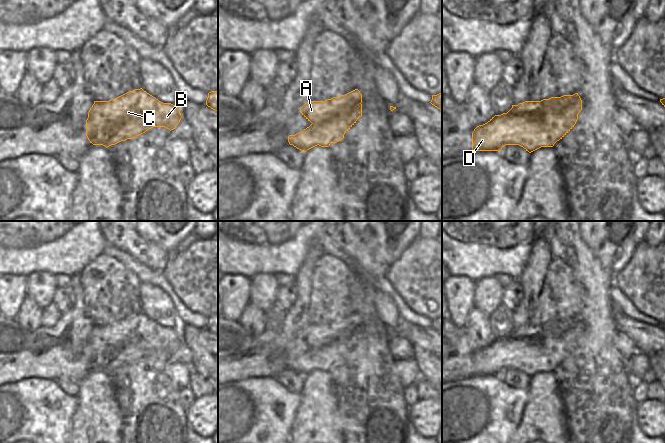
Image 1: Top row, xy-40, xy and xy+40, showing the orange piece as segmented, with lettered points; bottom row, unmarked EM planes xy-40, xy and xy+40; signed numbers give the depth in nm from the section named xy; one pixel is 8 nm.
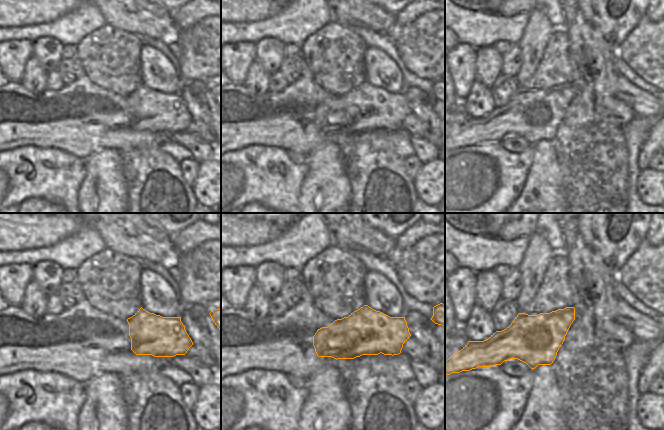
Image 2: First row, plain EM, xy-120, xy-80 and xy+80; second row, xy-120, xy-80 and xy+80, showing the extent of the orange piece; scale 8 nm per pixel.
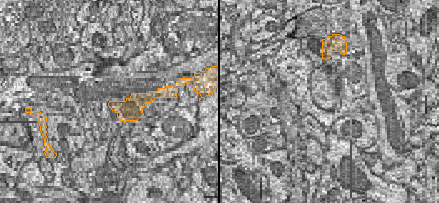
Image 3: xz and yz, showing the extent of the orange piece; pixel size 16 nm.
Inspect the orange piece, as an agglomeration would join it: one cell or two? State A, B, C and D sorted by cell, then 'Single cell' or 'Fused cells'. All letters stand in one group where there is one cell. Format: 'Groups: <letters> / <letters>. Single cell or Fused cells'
Groups: A B C D. Single cell

